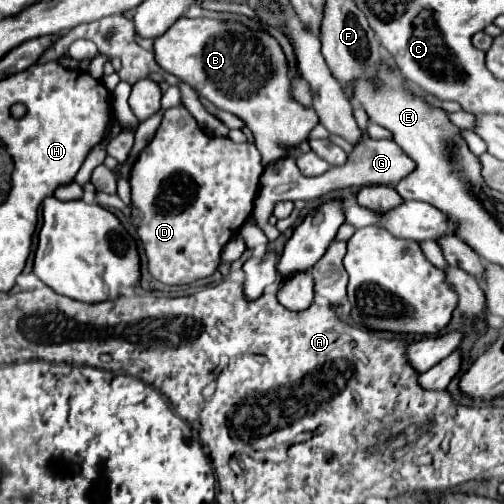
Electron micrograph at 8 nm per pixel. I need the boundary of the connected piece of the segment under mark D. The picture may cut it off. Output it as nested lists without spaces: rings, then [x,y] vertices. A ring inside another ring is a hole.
[[[184,106],[168,108],[154,140],[144,148],[130,174],[132,214],[136,216],[136,228],[140,226],[138,234],[148,258],[150,274],[168,286],[190,284],[210,276],[218,268],[222,246],[252,214],[262,172],[260,152],[254,144],[236,144],[230,138],[212,138],[200,130],[198,122],[190,116],[190,112],[186,112]]]

